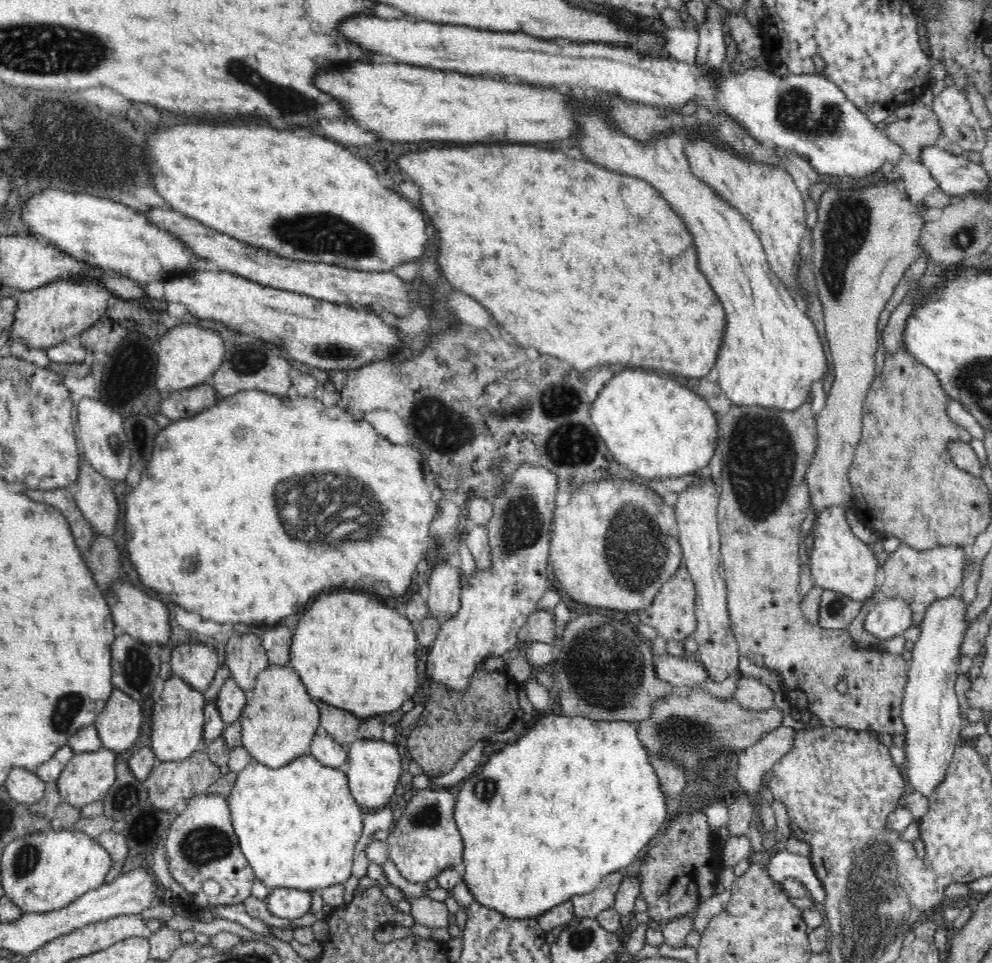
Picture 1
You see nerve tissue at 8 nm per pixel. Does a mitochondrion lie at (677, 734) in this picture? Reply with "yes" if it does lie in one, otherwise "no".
yes

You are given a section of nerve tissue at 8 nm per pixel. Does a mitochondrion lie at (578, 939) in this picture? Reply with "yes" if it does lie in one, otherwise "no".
yes

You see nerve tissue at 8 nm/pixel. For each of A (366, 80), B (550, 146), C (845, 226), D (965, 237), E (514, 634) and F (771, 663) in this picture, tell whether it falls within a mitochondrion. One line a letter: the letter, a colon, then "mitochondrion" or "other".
A: other
B: other
C: mitochondrion
D: mitochondrion
E: other
F: other

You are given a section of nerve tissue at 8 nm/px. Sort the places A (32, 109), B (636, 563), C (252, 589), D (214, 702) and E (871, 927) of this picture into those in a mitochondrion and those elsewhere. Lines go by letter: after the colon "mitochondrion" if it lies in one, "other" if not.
A: other
B: mitochondrion
C: other
D: other
E: mitochondrion

